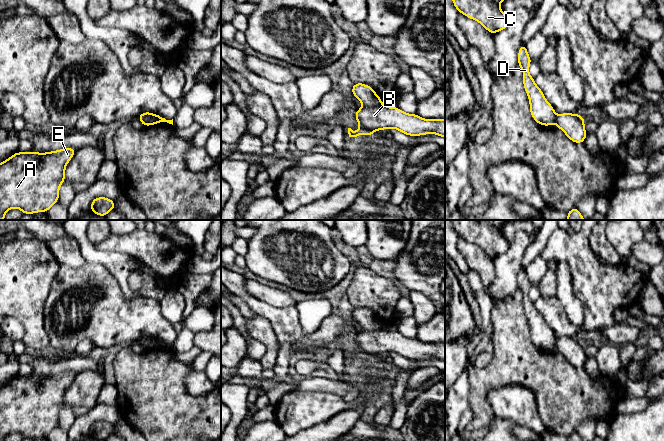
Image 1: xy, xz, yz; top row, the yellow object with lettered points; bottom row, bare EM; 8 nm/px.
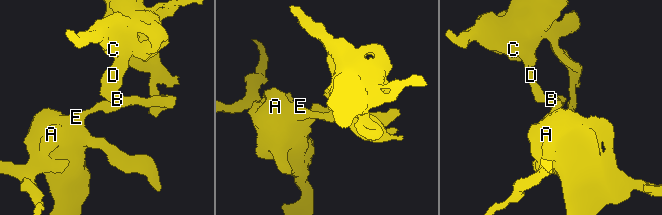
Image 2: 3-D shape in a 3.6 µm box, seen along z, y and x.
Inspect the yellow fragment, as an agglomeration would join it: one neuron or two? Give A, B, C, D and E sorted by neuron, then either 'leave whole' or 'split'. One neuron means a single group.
groups A B E / C D; split

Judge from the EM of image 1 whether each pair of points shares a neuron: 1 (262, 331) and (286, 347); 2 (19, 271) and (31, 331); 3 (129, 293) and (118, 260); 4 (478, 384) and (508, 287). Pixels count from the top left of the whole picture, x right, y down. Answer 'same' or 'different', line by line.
1: different
2: same
3: same
4: different

